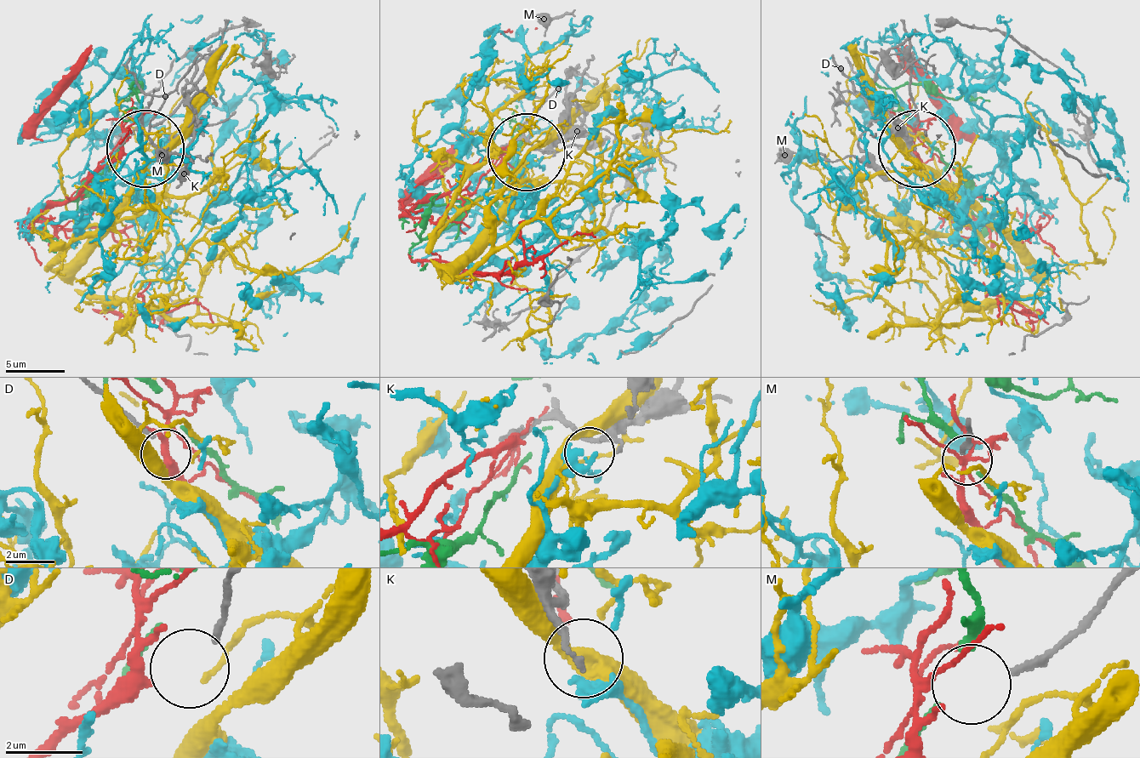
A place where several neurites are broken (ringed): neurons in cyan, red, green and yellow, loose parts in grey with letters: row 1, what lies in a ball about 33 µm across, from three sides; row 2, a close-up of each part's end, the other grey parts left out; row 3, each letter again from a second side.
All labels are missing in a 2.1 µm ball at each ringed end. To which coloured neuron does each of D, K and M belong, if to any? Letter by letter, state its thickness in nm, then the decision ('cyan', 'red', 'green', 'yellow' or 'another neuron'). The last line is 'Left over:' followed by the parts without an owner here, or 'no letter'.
D: calibre 150 nm; another neuron
K: calibre 190 nm; cyan
M: calibre 150 nm; green
Left over: D

